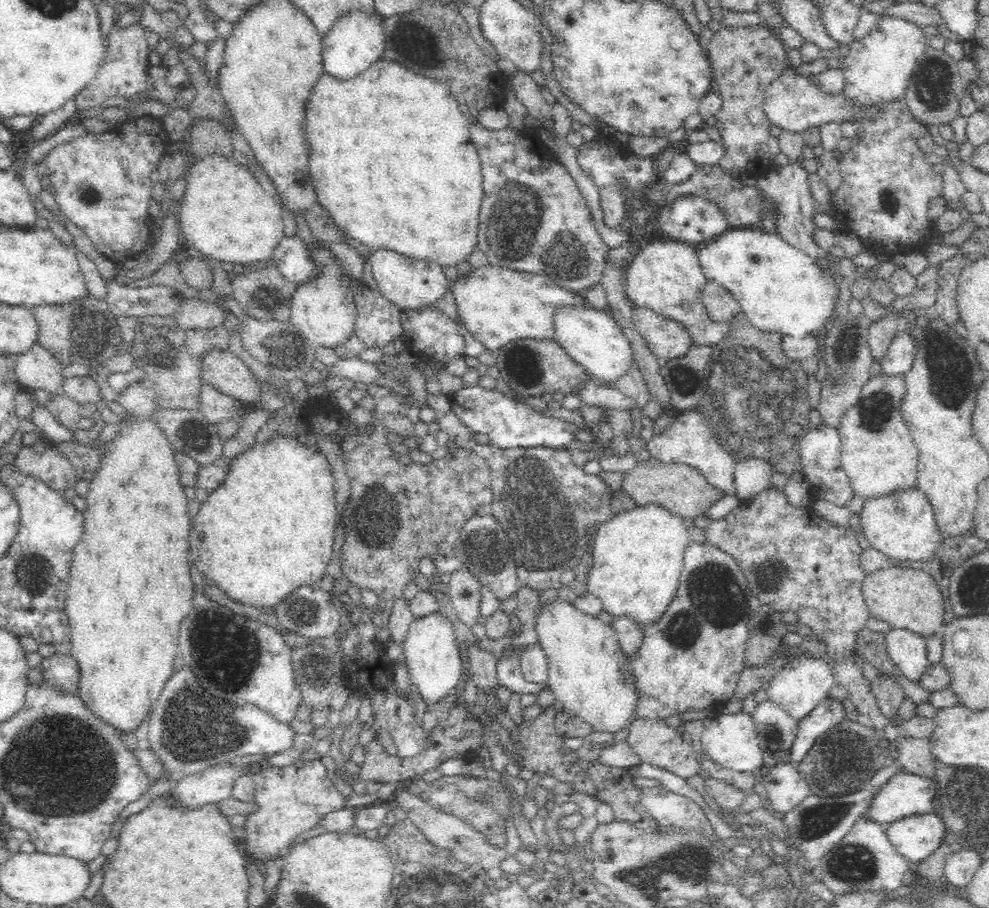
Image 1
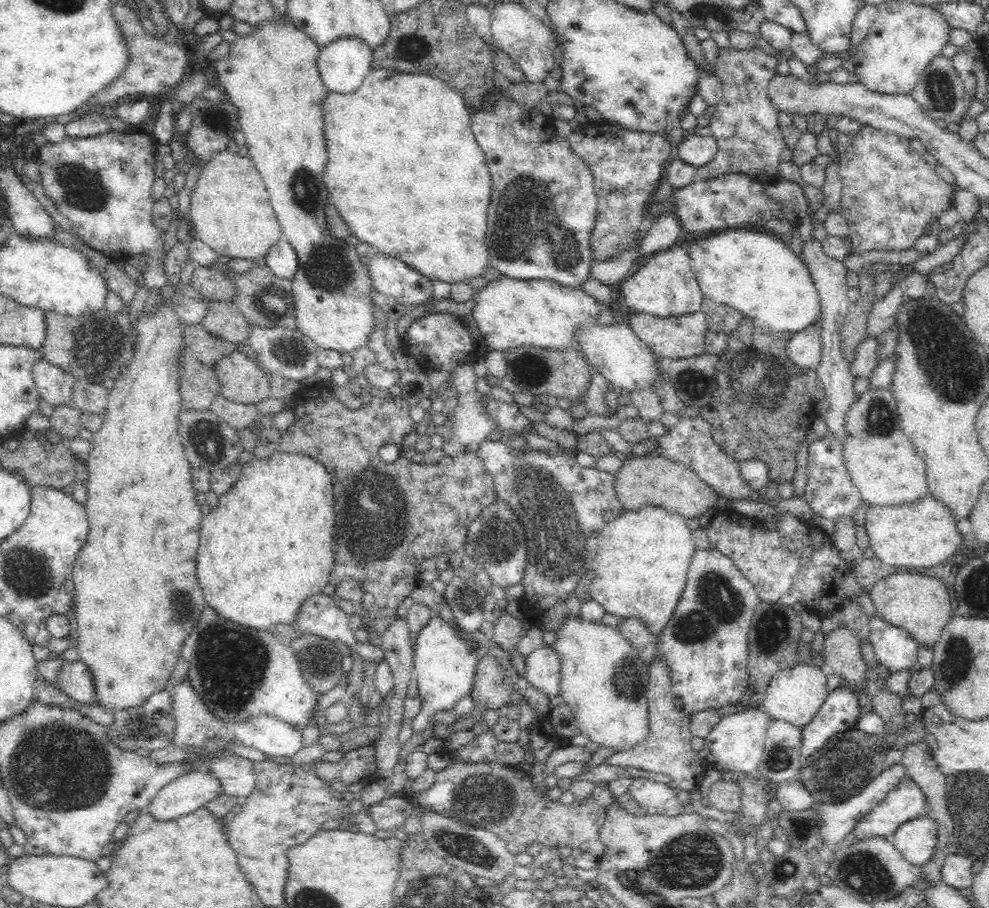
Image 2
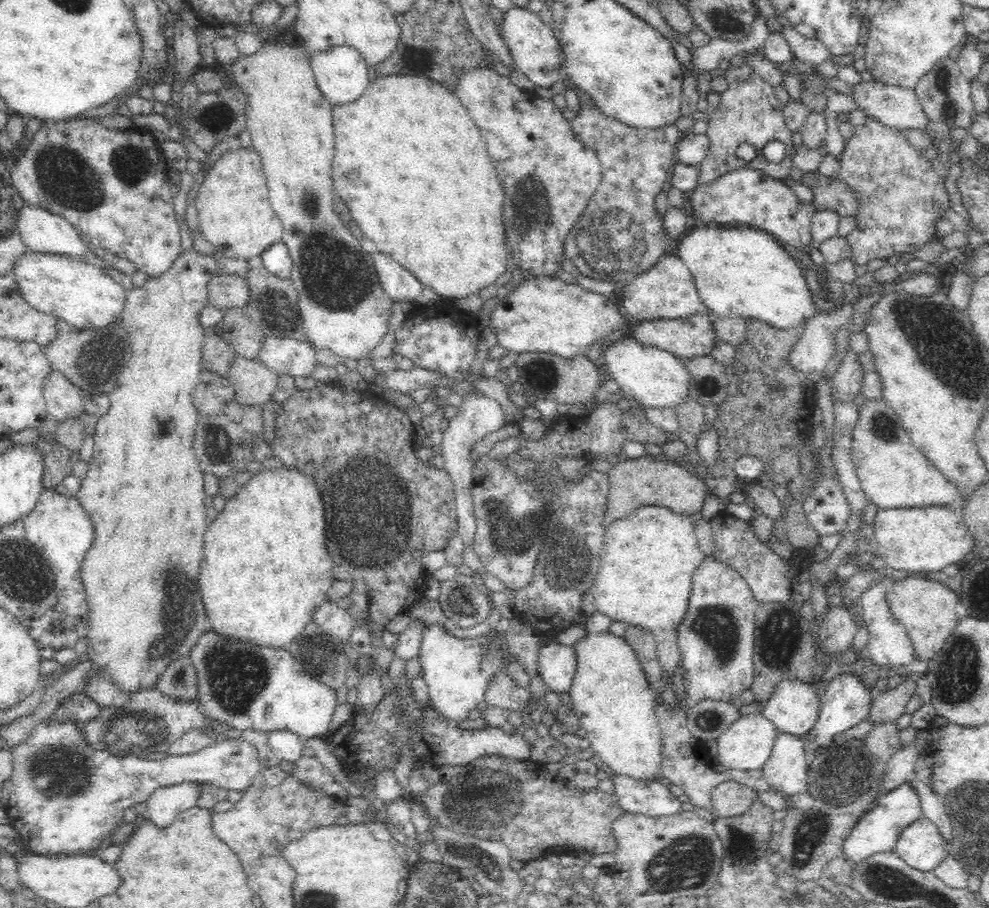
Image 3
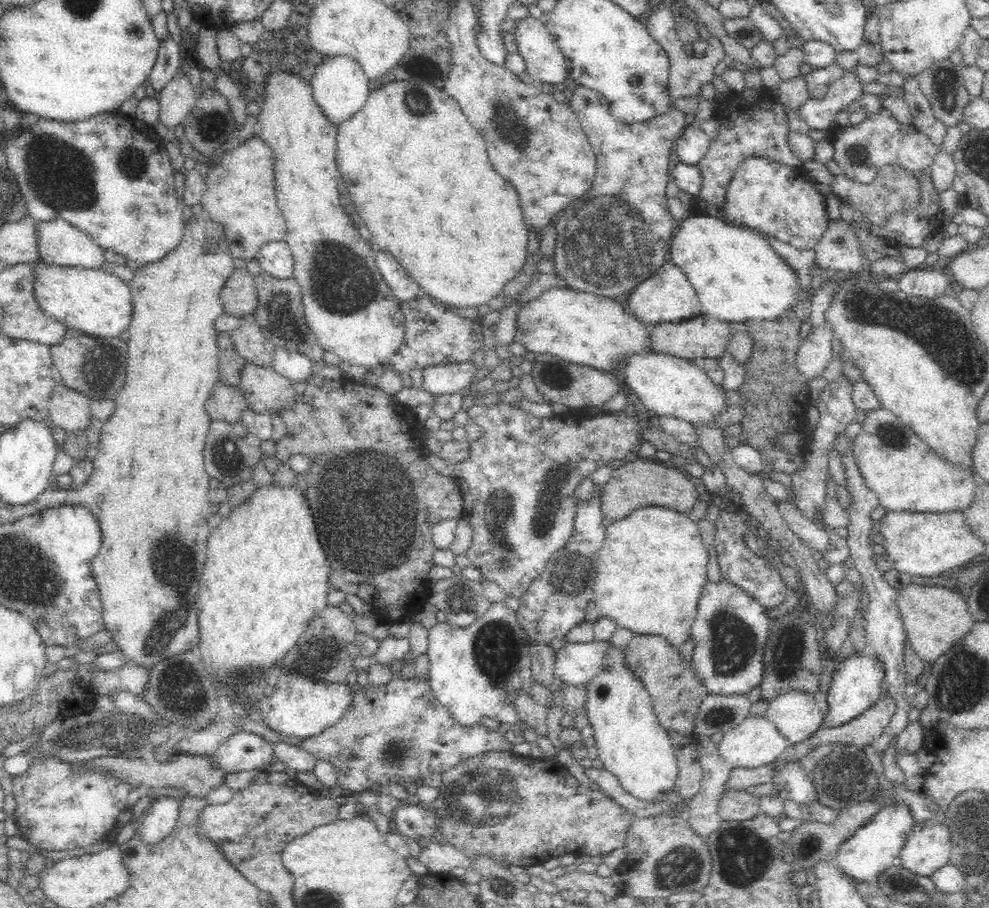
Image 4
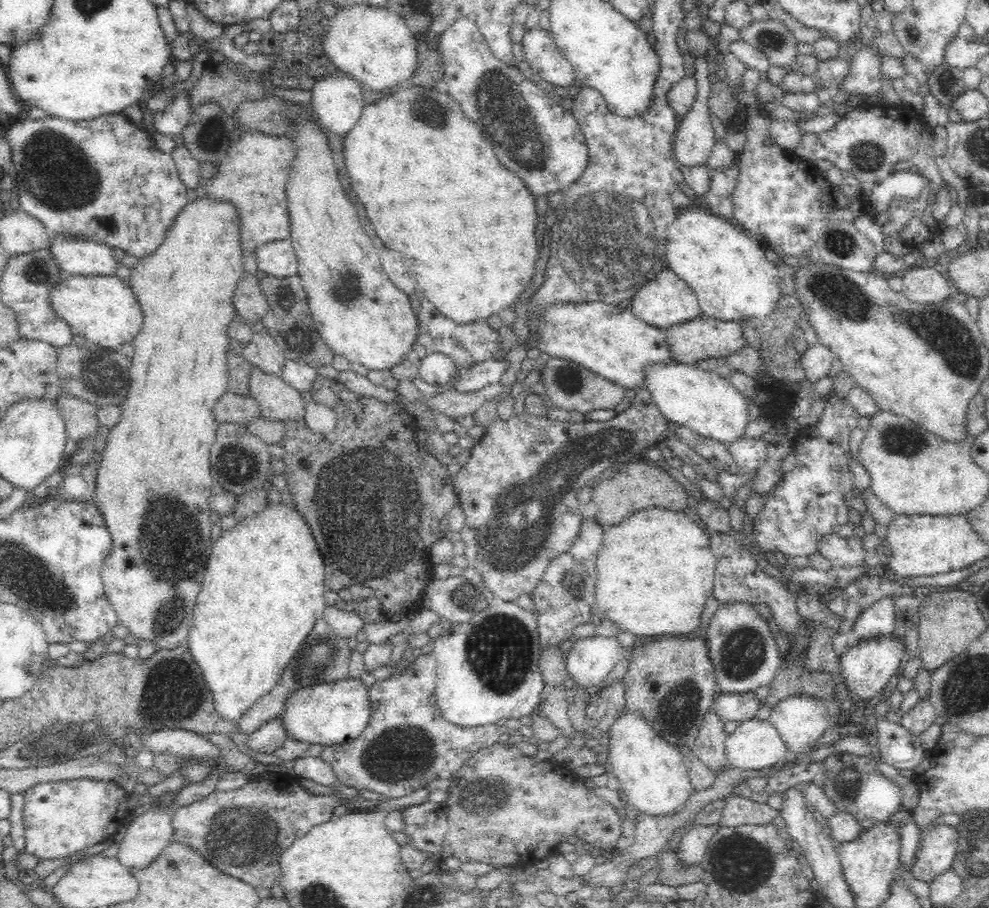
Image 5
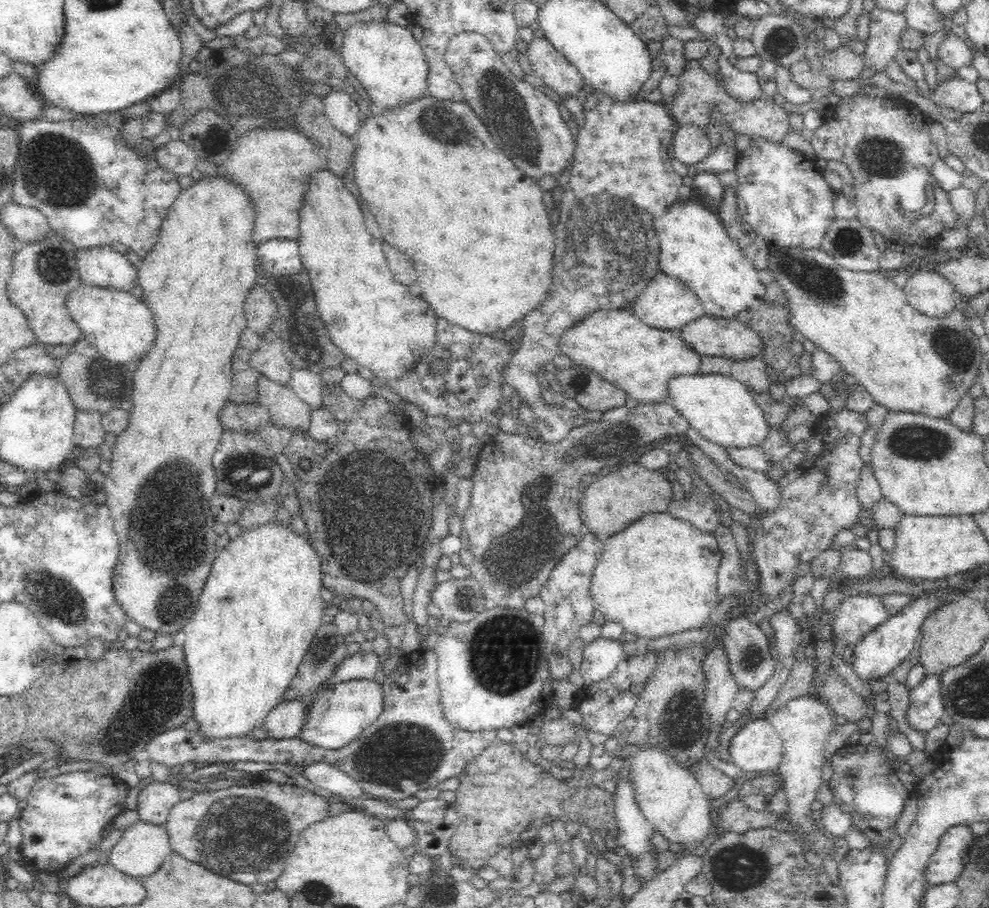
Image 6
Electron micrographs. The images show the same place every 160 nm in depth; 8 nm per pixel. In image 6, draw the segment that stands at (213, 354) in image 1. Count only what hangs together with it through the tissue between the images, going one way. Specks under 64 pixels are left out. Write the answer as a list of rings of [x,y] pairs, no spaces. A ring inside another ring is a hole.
[[[261,375],[258,378],[258,404],[267,408],[271,423],[280,428],[288,428],[291,431],[300,428],[307,430],[311,422],[310,405],[303,402],[288,385],[278,384]]]

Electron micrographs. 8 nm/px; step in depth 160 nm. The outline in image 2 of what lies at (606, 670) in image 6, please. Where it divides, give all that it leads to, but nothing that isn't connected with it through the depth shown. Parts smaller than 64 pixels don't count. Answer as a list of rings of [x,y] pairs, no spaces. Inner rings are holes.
[[[551,647],[538,648],[525,656],[524,676],[547,697],[558,697],[559,660]]]

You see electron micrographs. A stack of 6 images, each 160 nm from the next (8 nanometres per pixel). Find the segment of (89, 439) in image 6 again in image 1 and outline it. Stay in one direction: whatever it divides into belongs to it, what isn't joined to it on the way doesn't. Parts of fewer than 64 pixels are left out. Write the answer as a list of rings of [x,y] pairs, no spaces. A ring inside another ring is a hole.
[[[37,340],[29,346],[29,350],[16,355],[14,362],[14,375],[23,387],[42,389],[52,396],[61,393],[62,369],[54,355]]]

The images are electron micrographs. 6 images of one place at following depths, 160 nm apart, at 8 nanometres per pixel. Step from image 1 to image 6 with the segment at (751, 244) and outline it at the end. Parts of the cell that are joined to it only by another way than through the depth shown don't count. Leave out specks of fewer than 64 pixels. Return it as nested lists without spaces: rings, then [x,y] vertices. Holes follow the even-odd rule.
[[[676,204],[670,206],[670,210],[654,218],[654,229],[656,235],[660,236],[660,268],[668,276],[676,276],[685,282],[693,293],[700,299],[704,312],[713,317],[733,318],[742,310],[758,309],[764,304],[764,296],[768,294],[767,284],[762,284],[760,280],[760,270],[754,265],[754,261],[748,257],[748,253],[742,249],[732,235],[728,234],[726,227],[717,214],[705,209],[700,204]]]

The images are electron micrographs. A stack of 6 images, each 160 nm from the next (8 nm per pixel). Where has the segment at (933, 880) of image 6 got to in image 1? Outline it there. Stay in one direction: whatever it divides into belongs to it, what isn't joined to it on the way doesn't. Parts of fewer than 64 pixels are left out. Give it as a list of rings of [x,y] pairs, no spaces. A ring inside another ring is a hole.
[[[936,812],[908,815],[885,826],[885,834],[894,849],[914,866],[939,850],[949,831]]]

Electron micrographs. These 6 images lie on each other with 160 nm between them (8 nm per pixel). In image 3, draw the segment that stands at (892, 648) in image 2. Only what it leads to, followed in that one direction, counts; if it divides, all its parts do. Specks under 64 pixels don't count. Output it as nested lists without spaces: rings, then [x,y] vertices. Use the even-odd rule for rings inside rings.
[[[887,583],[872,584],[859,598],[862,603],[864,622],[867,624],[866,630],[869,632],[869,641],[866,644],[865,654],[878,667],[898,669],[915,660],[916,655],[914,654],[914,647],[908,637],[906,627],[902,626],[889,612],[884,596]]]

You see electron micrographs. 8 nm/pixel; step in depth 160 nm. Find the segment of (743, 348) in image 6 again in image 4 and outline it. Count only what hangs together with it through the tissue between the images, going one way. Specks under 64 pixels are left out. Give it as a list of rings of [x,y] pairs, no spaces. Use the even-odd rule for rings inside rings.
[[[700,314],[684,321],[668,321],[648,324],[648,340],[652,351],[660,354],[672,354],[692,362],[696,358],[716,359],[726,352],[729,328],[726,322],[711,316]]]

